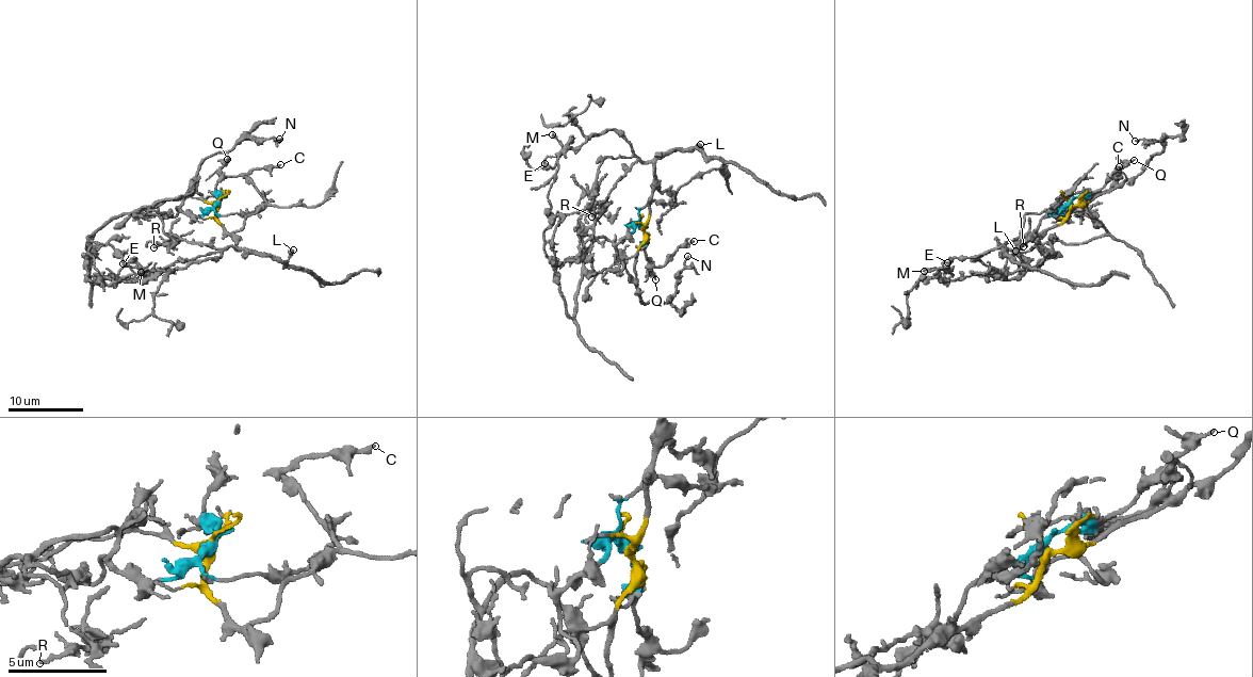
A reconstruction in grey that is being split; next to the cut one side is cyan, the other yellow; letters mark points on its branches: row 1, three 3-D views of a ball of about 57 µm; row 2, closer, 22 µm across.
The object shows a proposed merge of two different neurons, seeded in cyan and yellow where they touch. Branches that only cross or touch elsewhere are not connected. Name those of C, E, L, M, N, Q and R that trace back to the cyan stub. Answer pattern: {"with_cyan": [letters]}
{"with_cyan": ["C", "Q", "R"]}

